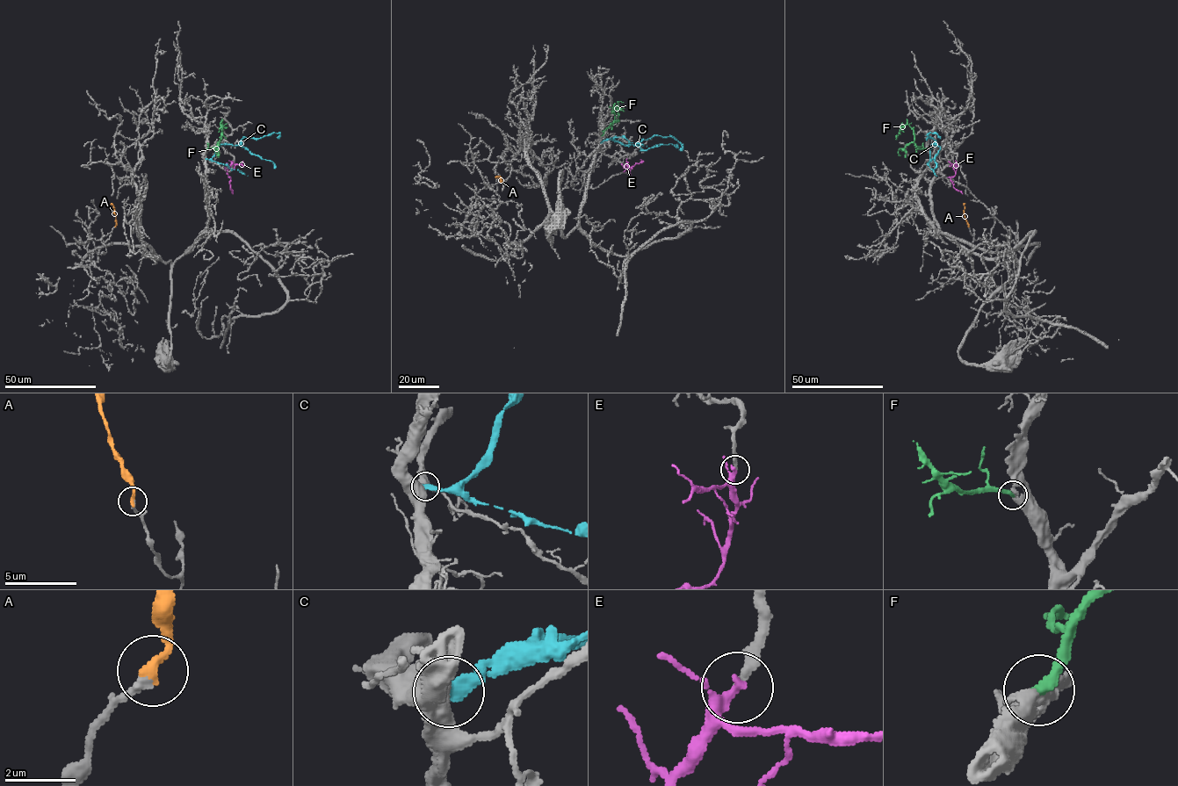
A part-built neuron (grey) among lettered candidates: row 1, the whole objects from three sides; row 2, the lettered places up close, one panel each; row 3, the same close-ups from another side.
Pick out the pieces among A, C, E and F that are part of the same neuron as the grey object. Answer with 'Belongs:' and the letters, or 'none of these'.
Belongs: A, E, F

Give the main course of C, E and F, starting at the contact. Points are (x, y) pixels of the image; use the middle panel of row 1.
C: (601, 141), (612, 139), (625, 145), (639, 145), (654, 135), (672, 136), (681, 144), (680, 150)
E: (631, 169), (625, 168), (628, 162), (630, 175)
F: (602, 135), (614, 121), (617, 121), (618, 102), (623, 102)

